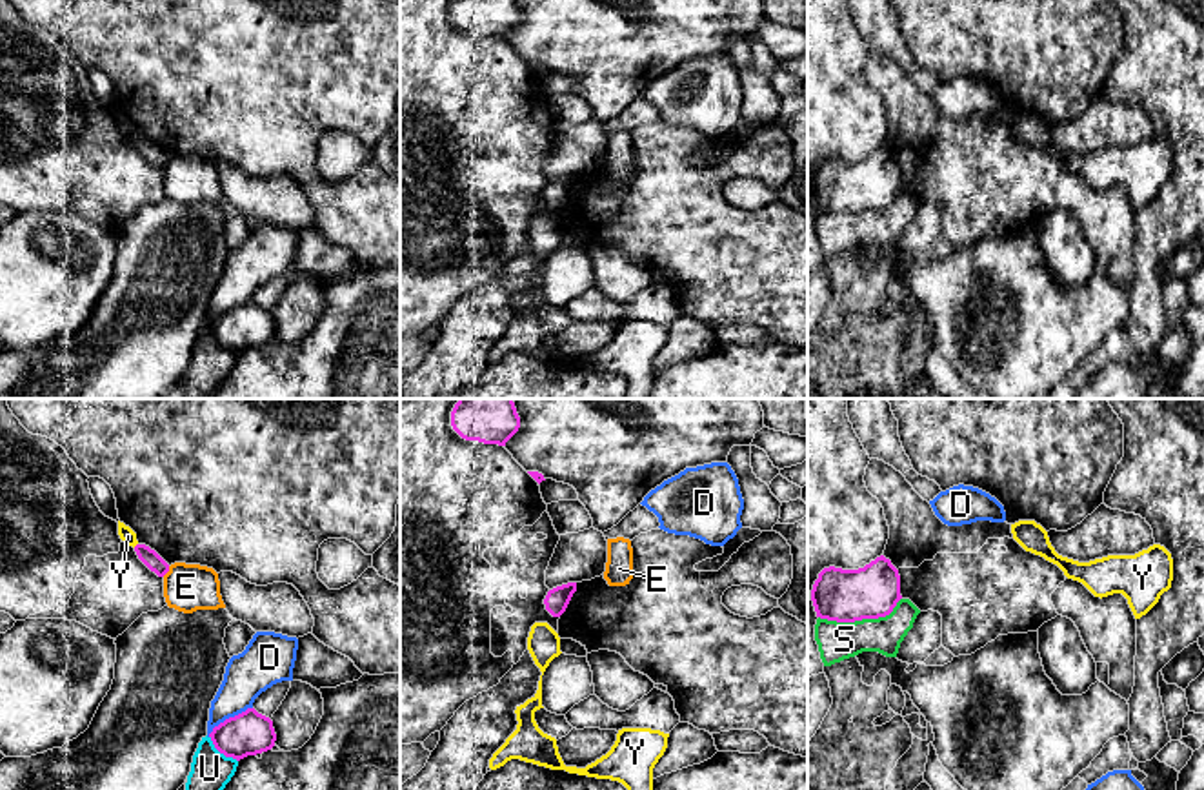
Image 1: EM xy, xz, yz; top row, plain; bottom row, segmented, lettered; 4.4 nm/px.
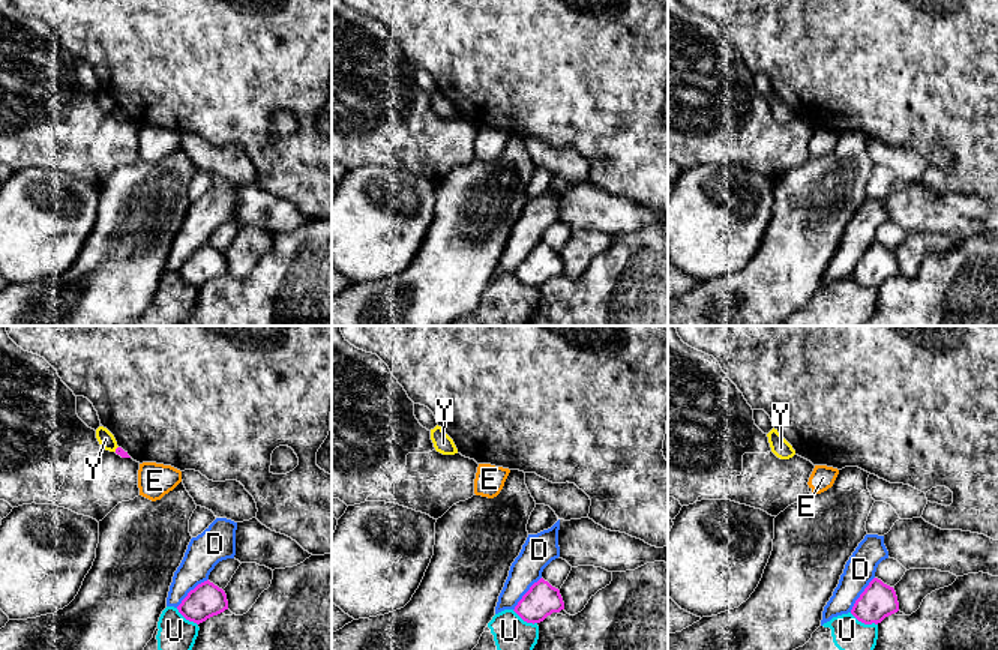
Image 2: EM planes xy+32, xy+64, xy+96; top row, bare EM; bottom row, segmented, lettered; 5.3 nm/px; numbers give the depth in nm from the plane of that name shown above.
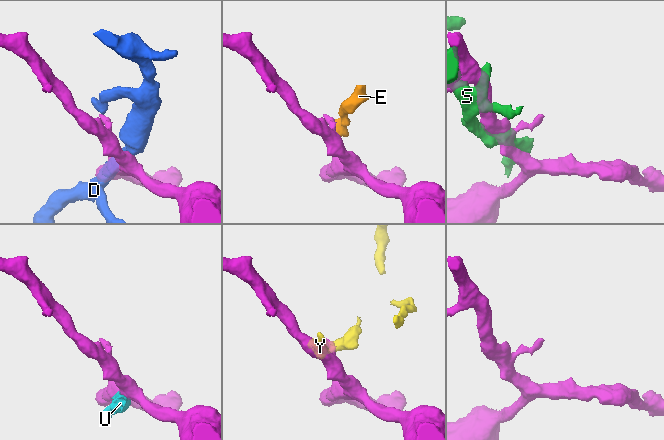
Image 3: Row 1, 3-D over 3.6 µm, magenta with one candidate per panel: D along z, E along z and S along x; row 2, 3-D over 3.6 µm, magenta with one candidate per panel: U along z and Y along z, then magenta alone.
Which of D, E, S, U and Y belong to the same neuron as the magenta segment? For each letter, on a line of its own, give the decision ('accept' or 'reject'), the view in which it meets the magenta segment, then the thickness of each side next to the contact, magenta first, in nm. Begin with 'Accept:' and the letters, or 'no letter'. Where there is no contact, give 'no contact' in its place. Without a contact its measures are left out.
Accept: no letter
D: reject; contact in xy; calibres 190 and 200 nm
E: reject; contact in xy; calibres 80 and 200 nm
S: reject; contact in yz; calibres 240 and 170 nm
U: reject; contact in xy; calibres 190 and 180 nm
Y: reject; no contact

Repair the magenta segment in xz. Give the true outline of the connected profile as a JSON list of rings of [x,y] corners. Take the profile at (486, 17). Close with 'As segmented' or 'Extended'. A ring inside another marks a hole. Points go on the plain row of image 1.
[[[453,0],[451,18],[466,33],[506,38],[520,9],[517,0]]]. As segmented

